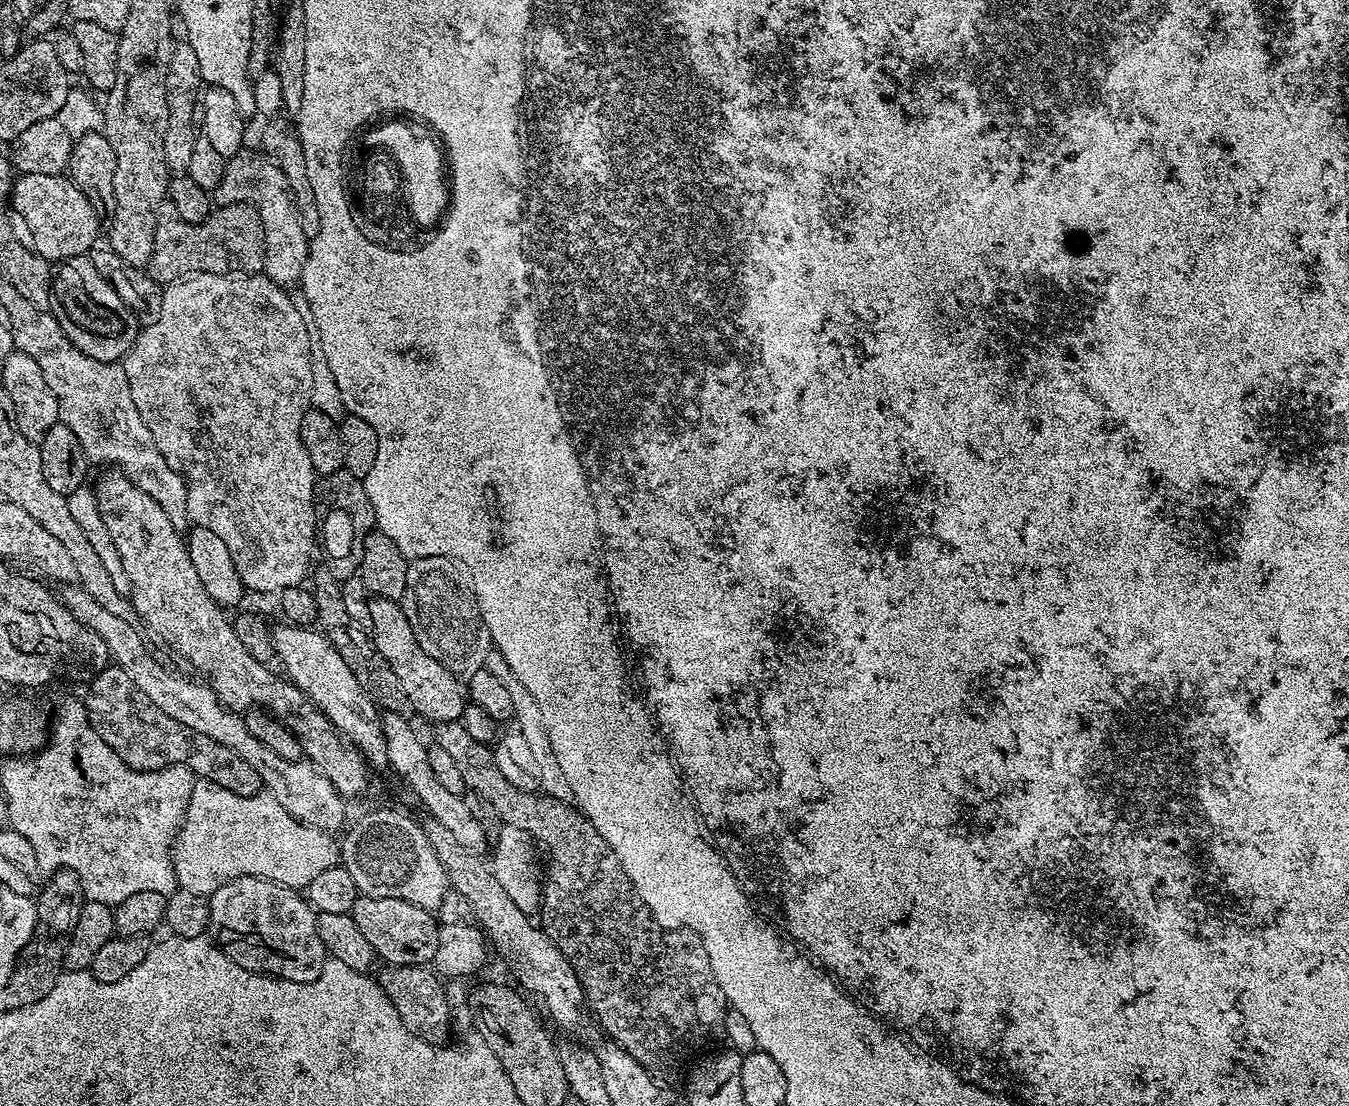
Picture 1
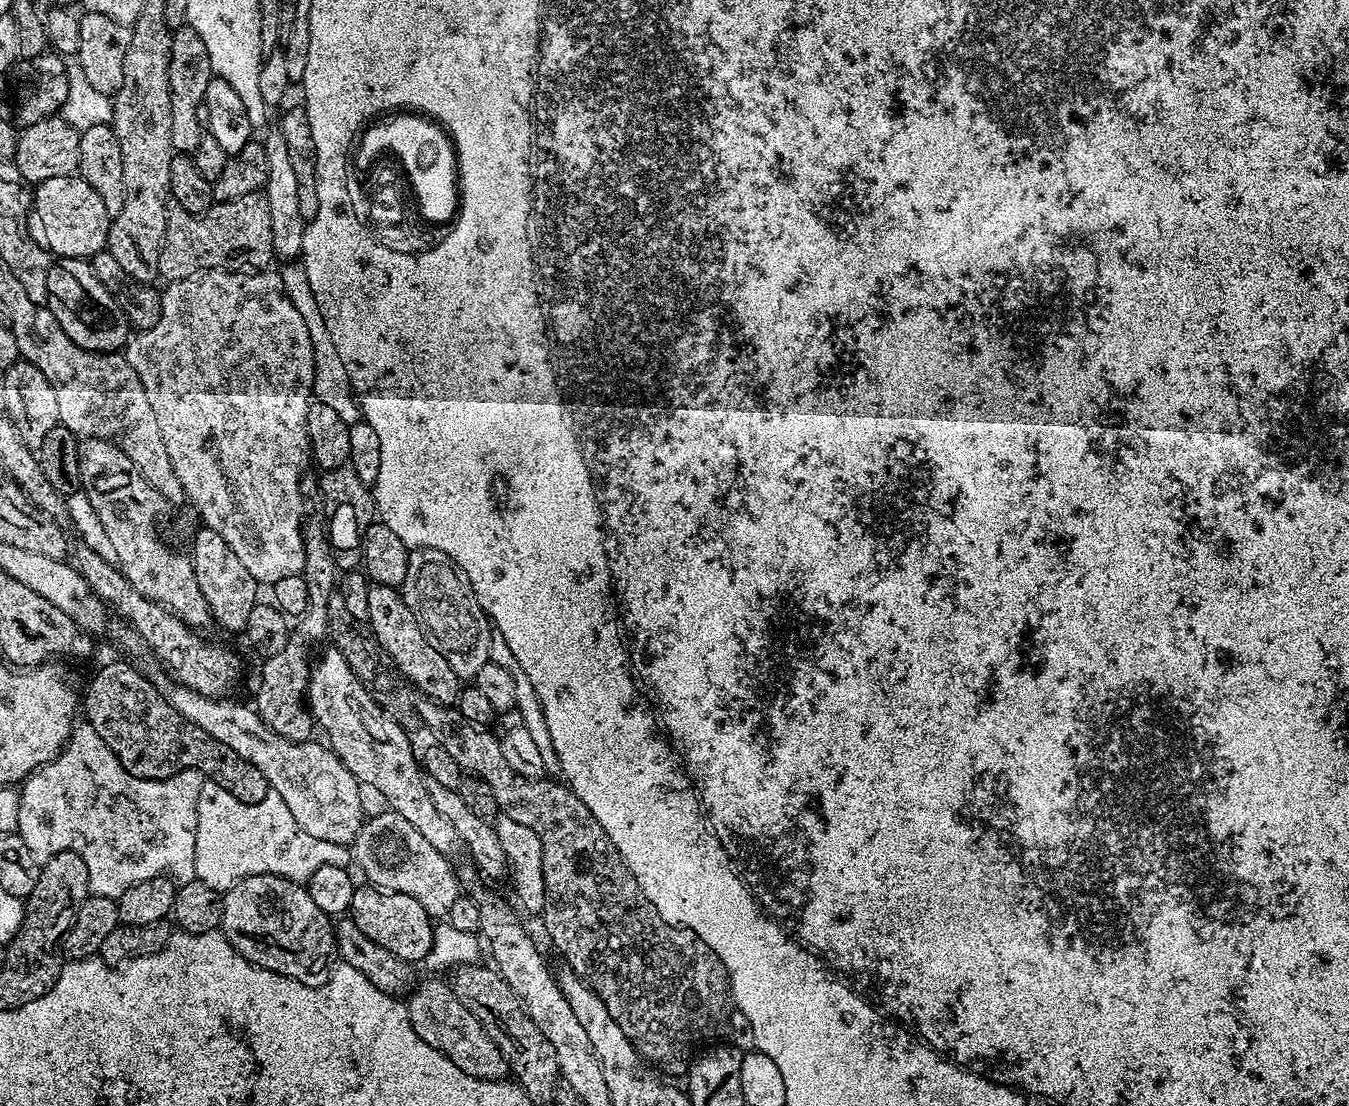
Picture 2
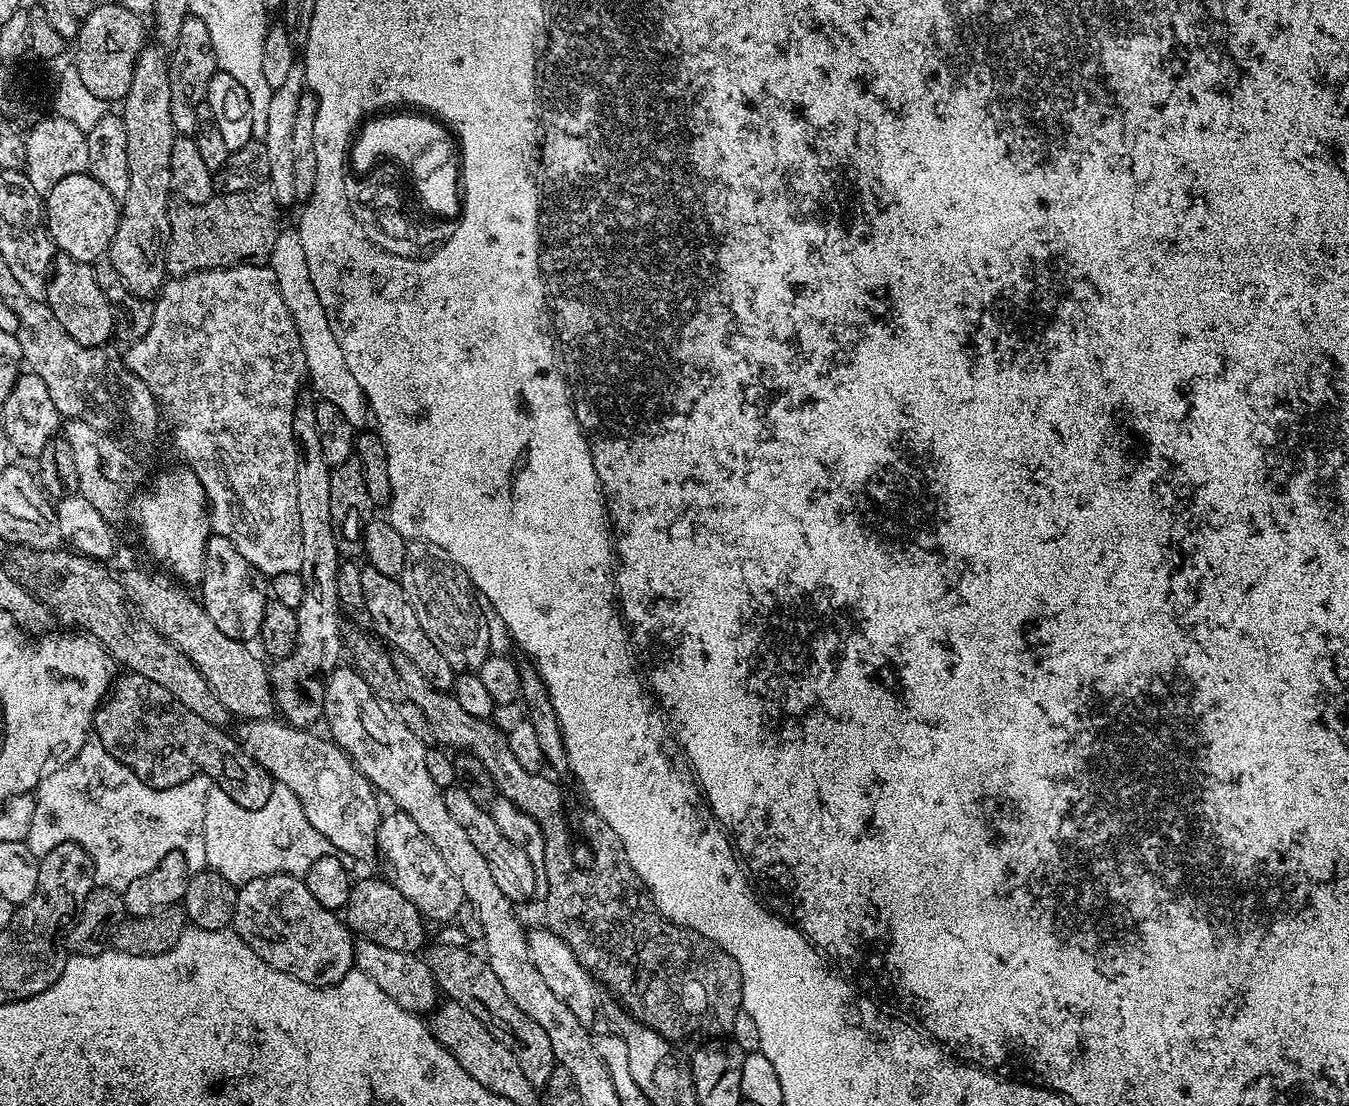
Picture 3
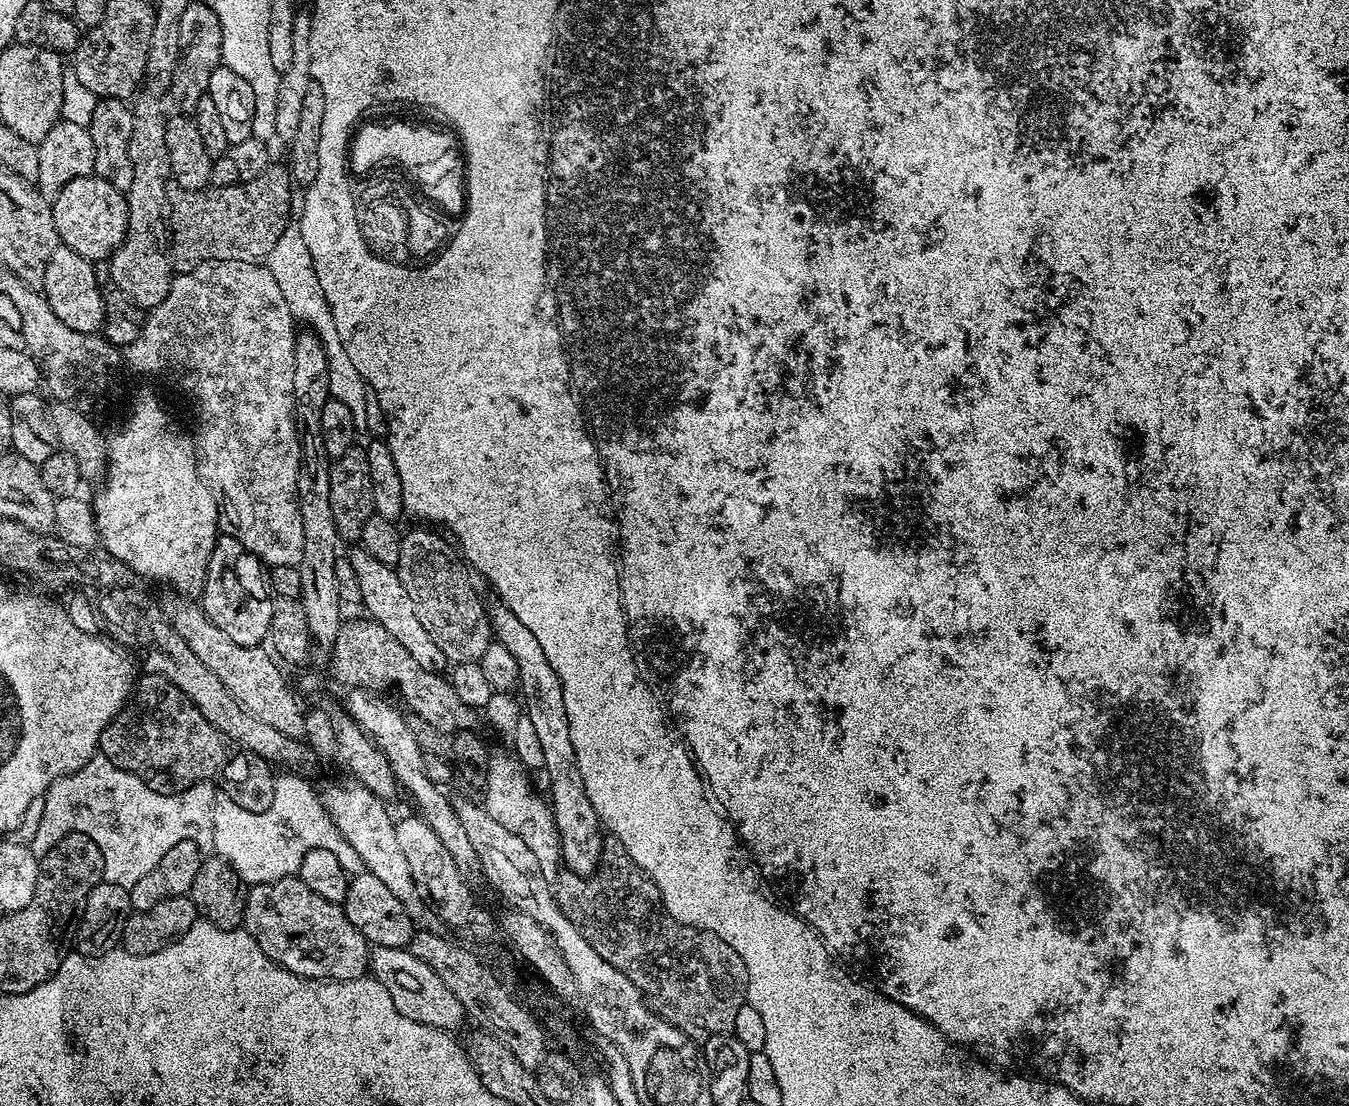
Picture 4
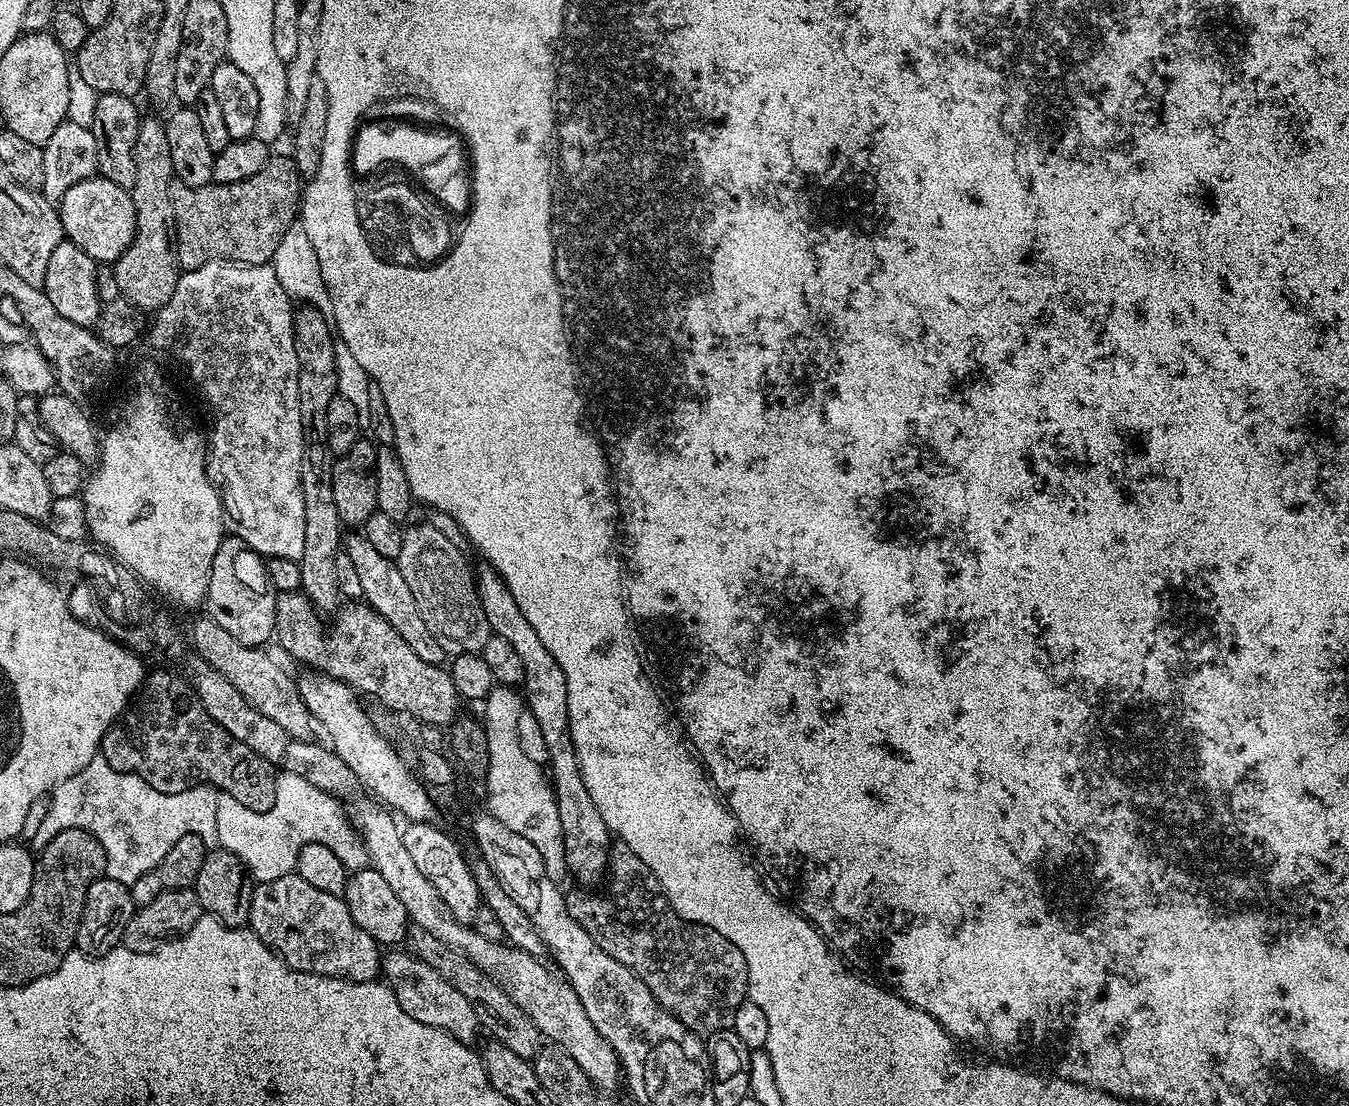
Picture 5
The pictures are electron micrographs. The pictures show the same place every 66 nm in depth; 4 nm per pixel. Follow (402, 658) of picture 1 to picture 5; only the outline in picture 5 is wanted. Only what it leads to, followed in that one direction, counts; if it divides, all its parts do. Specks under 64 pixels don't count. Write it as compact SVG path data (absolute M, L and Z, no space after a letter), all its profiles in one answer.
M359 531L349 532L352 533L349 536L347 533L343 537L342 550L350 558L350 563L358 574L358 582L362 586L362 597L368 607L378 614L382 614L382 618L386 618L386 622L390 622L390 626L394 626L394 630L398 630L398 634L402 634L402 638L406 638L410 650L414 650L414 654L418 654L418 658L431 664L443 665L446 653L442 650L440 643L430 634L426 622L422 622L422 618L418 614L418 606L414 602L414 594L410 594L410 586L406 586L406 578L402 578L399 563L386 558L380 553L378 546L374 546L374 542L367 540Z

